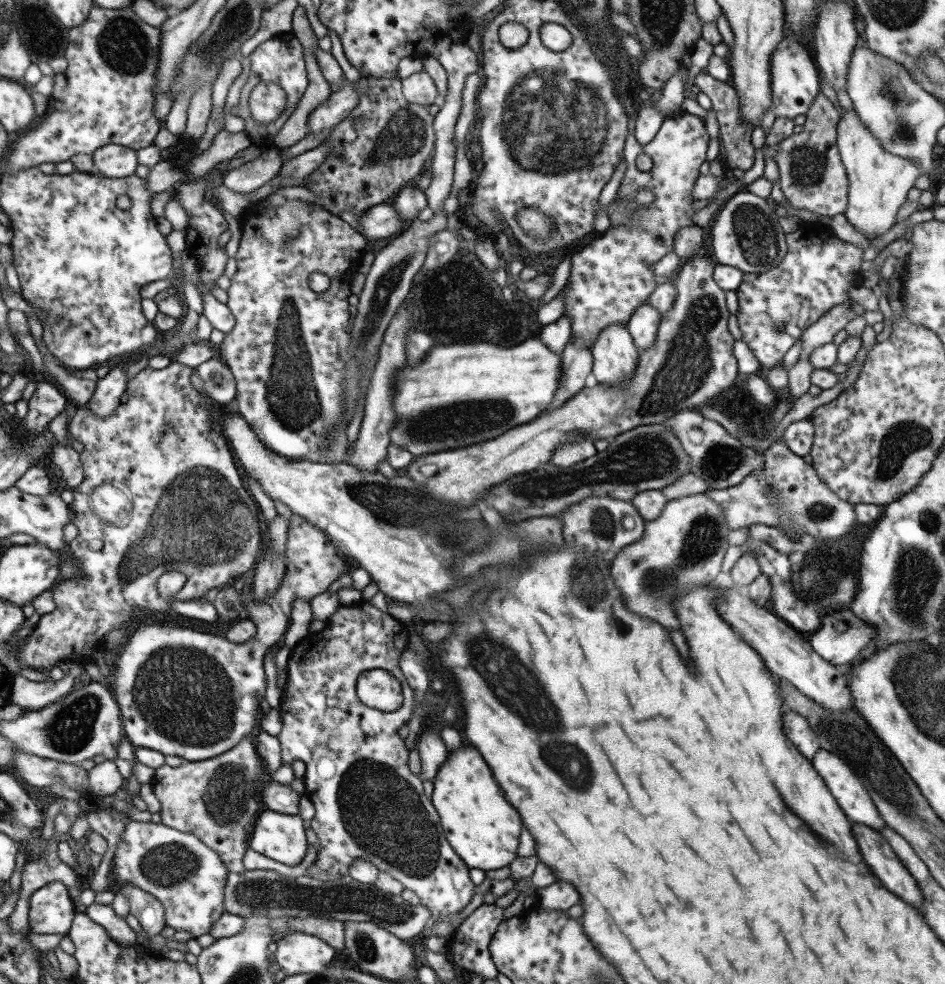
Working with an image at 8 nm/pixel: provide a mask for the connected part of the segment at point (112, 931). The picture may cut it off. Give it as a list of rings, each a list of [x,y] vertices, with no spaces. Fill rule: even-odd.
[[[93,902],[86,907],[84,913],[101,925],[109,933],[109,937],[113,937],[120,946],[129,946],[136,942],[134,931],[125,923],[124,918],[115,914],[111,905]]]

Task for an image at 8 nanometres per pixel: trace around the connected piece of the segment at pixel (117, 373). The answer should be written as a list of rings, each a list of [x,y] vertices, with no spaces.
[[[115,366],[111,368],[102,378],[96,380],[95,390],[88,402],[85,403],[97,417],[105,417],[113,412],[120,403],[121,395],[124,393],[127,376],[123,368]]]

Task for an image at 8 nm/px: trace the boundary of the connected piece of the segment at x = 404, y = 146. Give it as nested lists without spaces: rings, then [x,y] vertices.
[[[360,77],[350,84],[358,90],[358,104],[352,113],[333,126],[331,134],[321,142],[322,148],[329,148],[321,164],[306,177],[303,187],[315,193],[312,206],[337,216],[351,228],[357,228],[360,217],[371,206],[389,203],[405,182],[420,174],[423,162],[434,148],[434,130],[428,108],[424,105],[408,104],[400,90],[399,78]]]

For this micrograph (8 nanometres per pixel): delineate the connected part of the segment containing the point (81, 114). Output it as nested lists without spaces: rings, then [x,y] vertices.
[[[93,4],[83,24],[69,28],[67,40],[64,52],[67,66],[53,78],[48,114],[33,129],[12,137],[10,152],[2,164],[1,171],[5,174],[43,163],[66,162],[72,155],[91,155],[107,144],[117,144],[136,152],[152,145],[155,134],[162,126],[153,108],[154,92],[160,94],[154,74],[159,66],[159,27],[152,27],[140,20],[129,6],[115,9]]]

